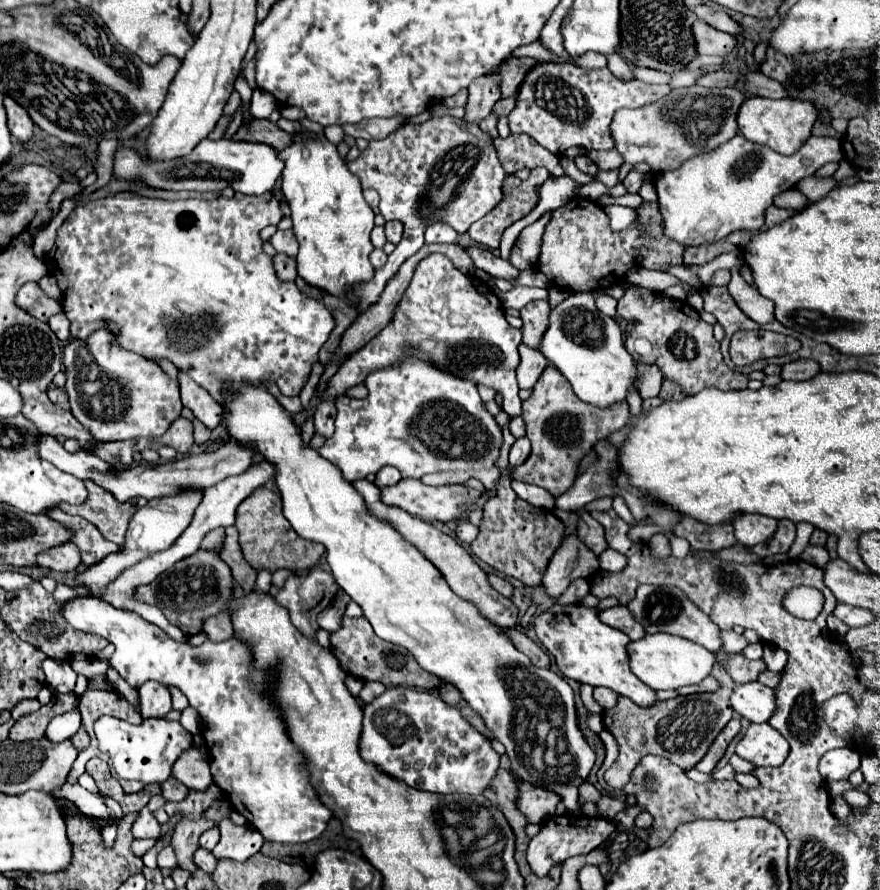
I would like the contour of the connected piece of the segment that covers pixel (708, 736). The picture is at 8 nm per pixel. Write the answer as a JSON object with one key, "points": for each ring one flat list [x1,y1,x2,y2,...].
{"points":[[725,663,719,665,719,683,721,687,715,693,697,693,687,697,677,697,669,701,659,701,655,707,639,707,627,697,619,697,617,705,603,713,603,727,617,739,619,757,605,771,607,785,614,789,622,789,629,781,635,765,645,755,669,755,669,761,679,765,681,769,693,769,701,757,709,751,711,743,719,735,719,731,733,717,733,709,729,697,733,693,735,683,725,671]]}

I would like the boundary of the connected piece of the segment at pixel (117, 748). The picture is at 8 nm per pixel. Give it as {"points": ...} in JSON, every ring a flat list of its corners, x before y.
{"points":[[101,717,95,723,95,735,99,749,107,753,121,779,137,779,143,783,163,783,171,775,175,759,191,747,193,737,183,729,179,721,145,719,141,725,131,725,117,717]]}

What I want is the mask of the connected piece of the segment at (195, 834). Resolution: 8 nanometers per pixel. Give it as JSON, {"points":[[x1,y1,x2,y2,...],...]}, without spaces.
{"points":[[183,817,177,823,173,833,173,845,175,845,175,853,181,869,187,869,191,873,197,869,193,863,193,853,199,847,199,835,211,827,215,827,215,823,207,821,205,817,199,817,199,819]]}

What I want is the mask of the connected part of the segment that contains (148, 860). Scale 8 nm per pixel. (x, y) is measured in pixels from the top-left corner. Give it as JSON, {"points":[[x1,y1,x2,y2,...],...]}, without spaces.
{"points":[[159,839,159,841,157,841,157,845,155,845,149,853,145,853,143,863,145,863,149,869,157,869,157,853,159,853,159,849,161,849,165,843,167,843,167,839]]}

